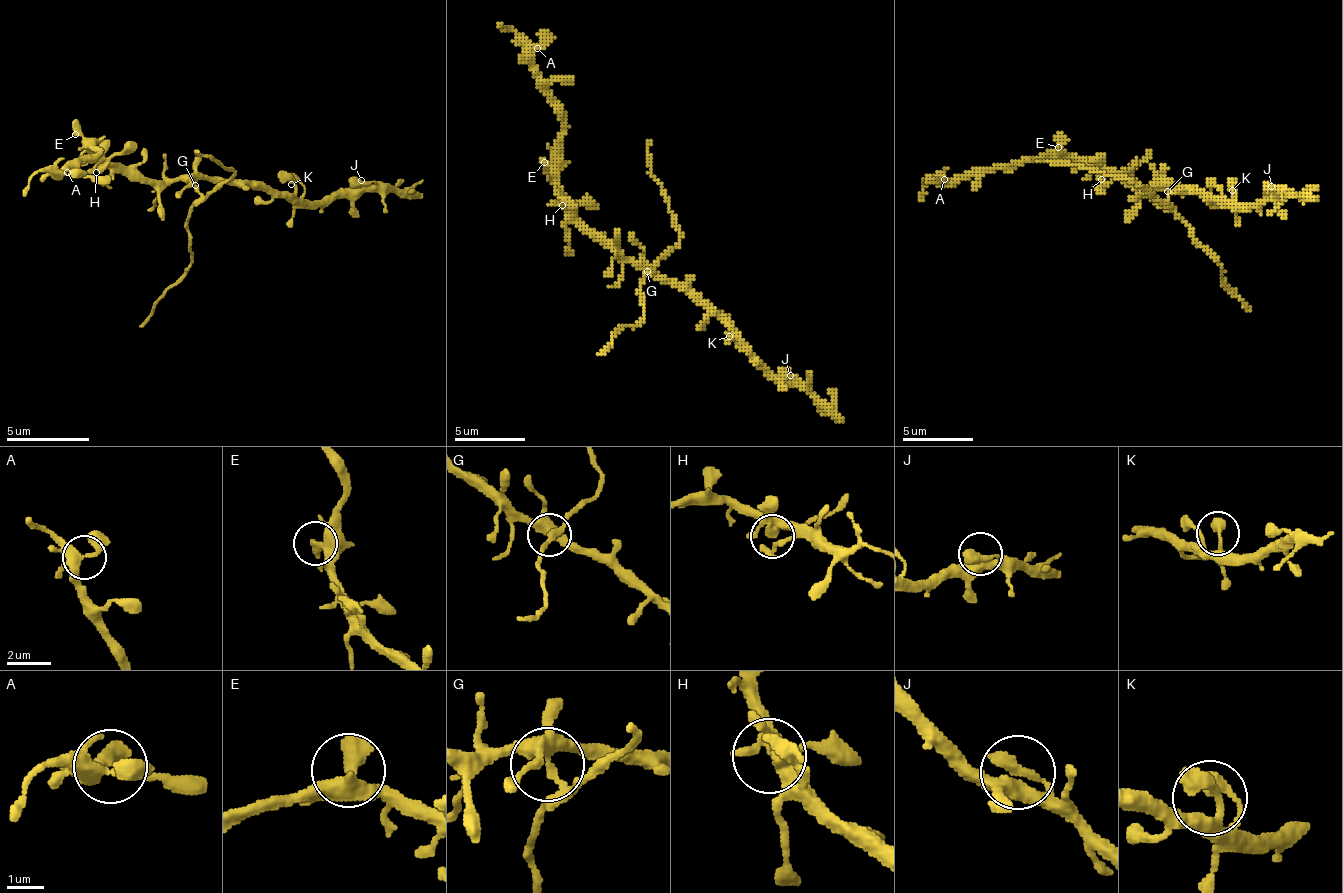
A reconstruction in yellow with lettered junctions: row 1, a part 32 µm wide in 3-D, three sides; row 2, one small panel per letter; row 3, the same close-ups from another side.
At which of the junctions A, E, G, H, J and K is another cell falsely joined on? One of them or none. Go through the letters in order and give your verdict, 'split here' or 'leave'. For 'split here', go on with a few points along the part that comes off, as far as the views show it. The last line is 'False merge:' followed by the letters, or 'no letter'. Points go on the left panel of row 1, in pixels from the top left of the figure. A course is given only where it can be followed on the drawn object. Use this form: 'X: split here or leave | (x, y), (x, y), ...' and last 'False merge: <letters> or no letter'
A: leave
E: leave
G: split here | (196, 184), (196, 192), (208, 197), (233, 176), (220, 163), (200, 155), (200, 151)
H: leave
J: leave
K: leave
False merge: G

